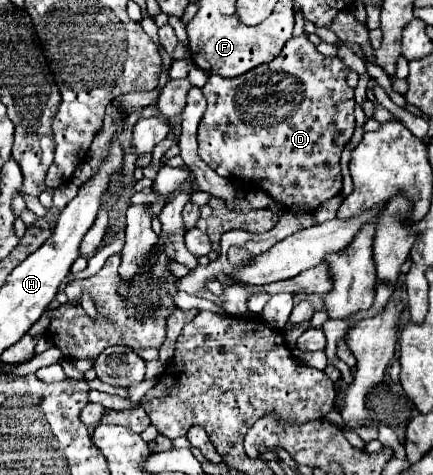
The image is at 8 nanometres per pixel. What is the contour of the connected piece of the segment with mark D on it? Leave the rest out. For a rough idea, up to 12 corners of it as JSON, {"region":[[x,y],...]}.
{"region":[[291,37],[203,87],[199,157],[291,213],[341,193],[349,69]]}

